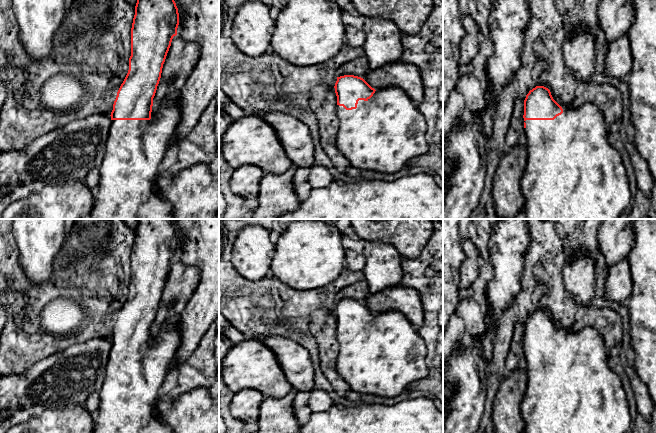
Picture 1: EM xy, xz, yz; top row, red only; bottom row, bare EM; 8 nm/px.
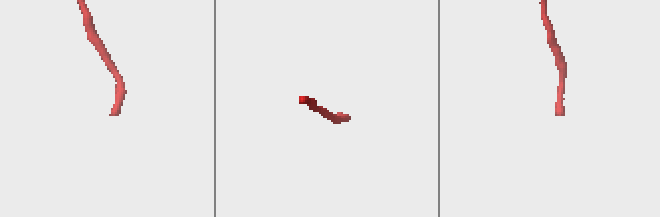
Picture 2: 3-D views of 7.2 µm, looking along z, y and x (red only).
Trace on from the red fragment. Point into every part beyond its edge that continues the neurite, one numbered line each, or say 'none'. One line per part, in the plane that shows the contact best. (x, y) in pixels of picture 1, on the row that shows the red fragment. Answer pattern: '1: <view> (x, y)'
1: yz (572, 172)

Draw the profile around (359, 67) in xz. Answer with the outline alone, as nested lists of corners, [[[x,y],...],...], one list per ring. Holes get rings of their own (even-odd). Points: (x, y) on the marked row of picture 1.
[[[363,56],[341,65],[336,70],[336,76],[354,75],[363,78],[370,70],[369,61]]]

